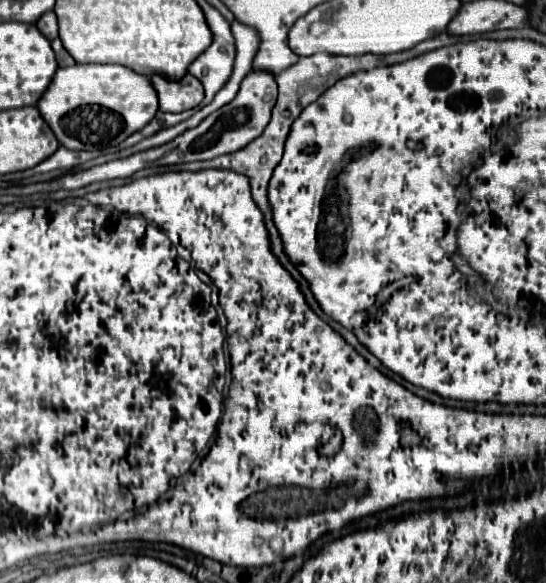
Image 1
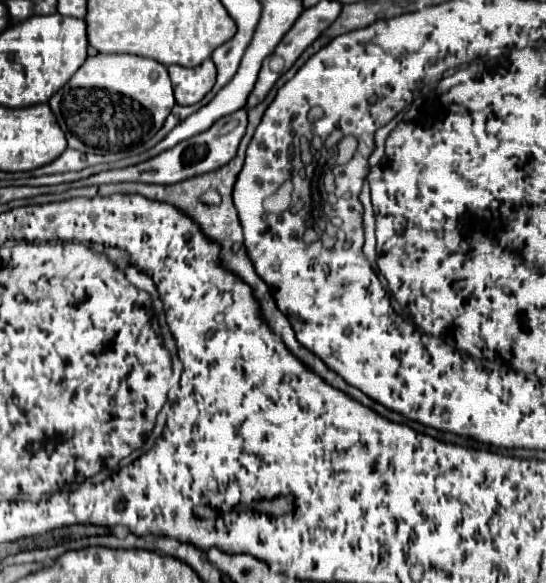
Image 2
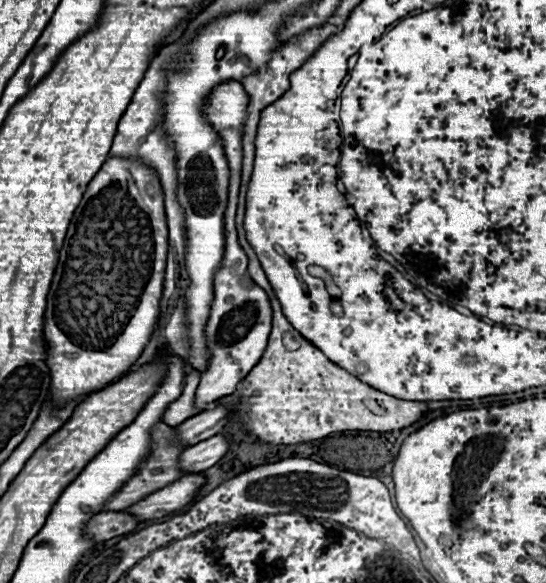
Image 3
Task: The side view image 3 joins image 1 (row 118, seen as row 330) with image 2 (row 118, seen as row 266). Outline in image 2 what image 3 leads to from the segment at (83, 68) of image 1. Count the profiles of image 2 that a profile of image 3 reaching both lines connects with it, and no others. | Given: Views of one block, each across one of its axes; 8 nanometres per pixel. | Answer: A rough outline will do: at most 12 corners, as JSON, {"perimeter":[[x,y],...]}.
{"perimeter":[[86,58],[48,102],[68,148],[126,152],[174,104],[166,66]]}

